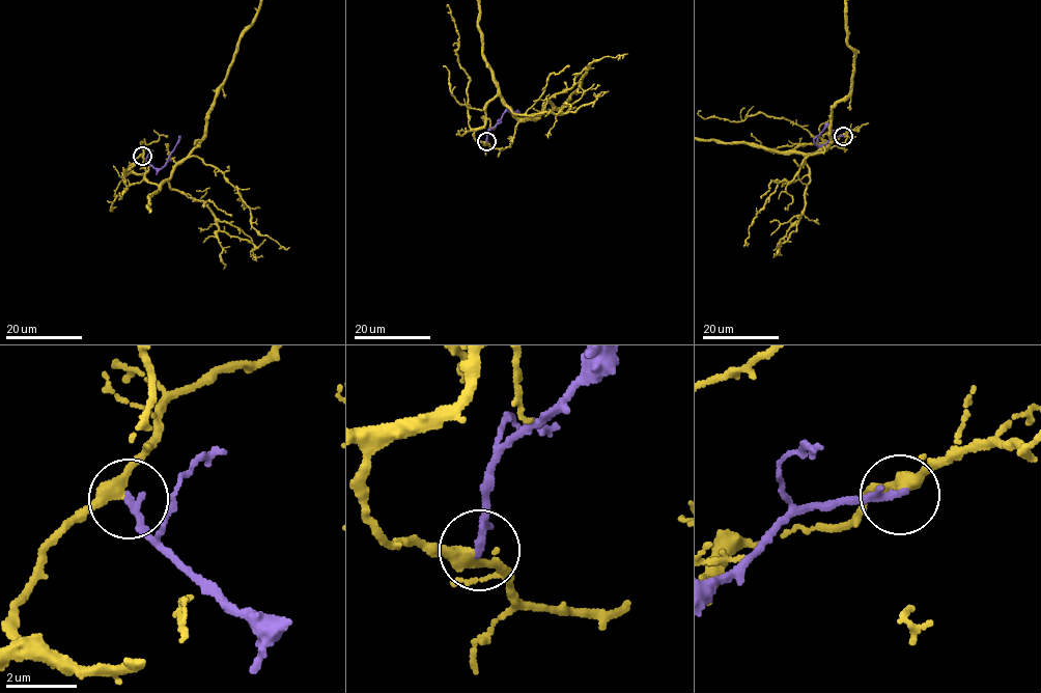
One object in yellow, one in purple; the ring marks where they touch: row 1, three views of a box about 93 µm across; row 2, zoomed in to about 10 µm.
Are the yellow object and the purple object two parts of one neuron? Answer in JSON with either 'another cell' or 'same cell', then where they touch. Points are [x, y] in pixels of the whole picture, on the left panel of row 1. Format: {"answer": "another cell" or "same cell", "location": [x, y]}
{"answer": "another cell", "location": [142, 156]}

